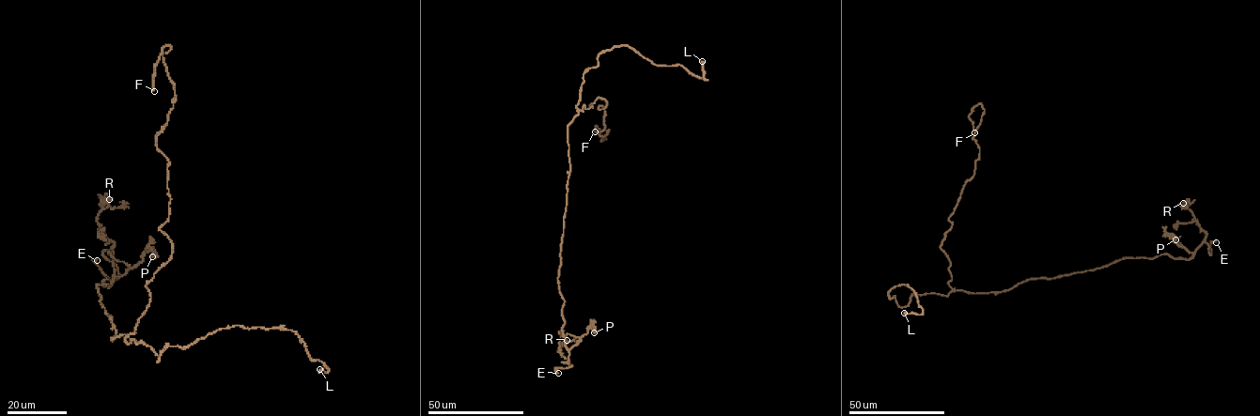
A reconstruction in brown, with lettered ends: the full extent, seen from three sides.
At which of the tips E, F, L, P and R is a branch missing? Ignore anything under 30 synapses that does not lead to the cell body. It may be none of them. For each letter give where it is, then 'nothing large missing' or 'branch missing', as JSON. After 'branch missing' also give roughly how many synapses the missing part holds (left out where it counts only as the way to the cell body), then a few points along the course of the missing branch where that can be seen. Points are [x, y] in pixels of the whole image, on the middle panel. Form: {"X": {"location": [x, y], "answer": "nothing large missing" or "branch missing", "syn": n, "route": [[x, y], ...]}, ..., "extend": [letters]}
{"E": {"location": [558, 373], "answer": "branch missing", "route": [[558, 373], [576, 390]]}, "F": {"location": [595, 131], "answer": "nothing large missing"}, "L": {"location": [702, 61], "answer": "nothing large missing"}, "P": {"location": [594, 332], "answer": "nothing large missing"}, "R": {"location": [567, 340], "answer": "nothing large missing"}, "extend": ["E"]}

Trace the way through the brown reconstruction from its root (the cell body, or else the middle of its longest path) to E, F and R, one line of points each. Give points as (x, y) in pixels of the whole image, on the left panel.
E: (112, 340), (116, 328), (96, 287), (113, 276), (104, 251), (118, 275), (109, 280), (97, 260)
F: (112, 340), (134, 332), (173, 252), (156, 145), (175, 98), (168, 45), (154, 91)
R: (112, 340), (116, 328), (96, 287), (105, 279), (107, 286), (113, 276), (114, 243), (98, 222), (109, 199)

